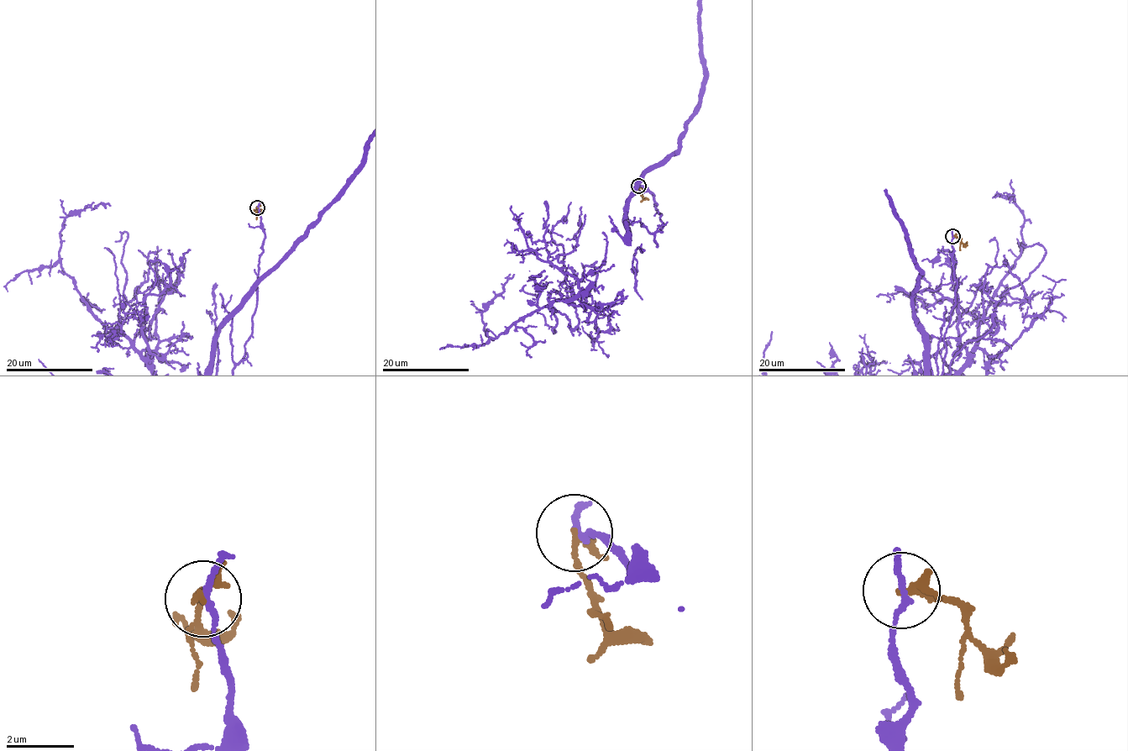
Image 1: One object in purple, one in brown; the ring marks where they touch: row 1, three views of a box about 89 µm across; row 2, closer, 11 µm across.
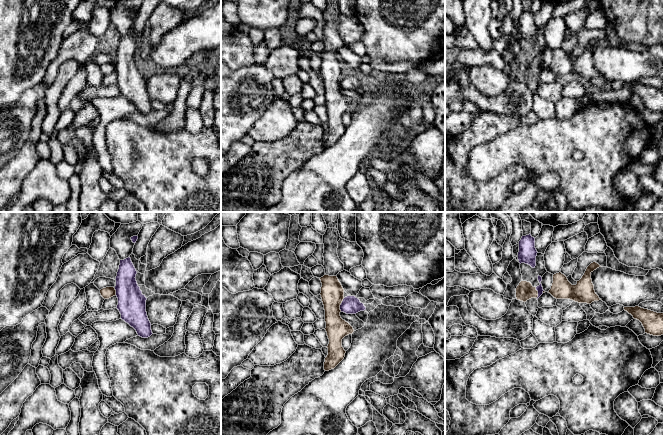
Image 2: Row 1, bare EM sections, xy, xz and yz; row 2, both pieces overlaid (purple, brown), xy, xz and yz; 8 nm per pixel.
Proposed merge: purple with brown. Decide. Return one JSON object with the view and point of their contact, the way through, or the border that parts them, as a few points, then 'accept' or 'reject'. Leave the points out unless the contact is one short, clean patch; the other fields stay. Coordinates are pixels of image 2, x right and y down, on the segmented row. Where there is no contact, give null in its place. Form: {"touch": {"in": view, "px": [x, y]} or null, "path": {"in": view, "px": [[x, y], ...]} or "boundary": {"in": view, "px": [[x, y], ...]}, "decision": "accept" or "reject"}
{"touch": {"in": "xz", "px": [340, 305]}, "boundary": {"in": "xz", "px": [[344, 298], [340, 305], [340, 311]]}, "decision": "reject"}

